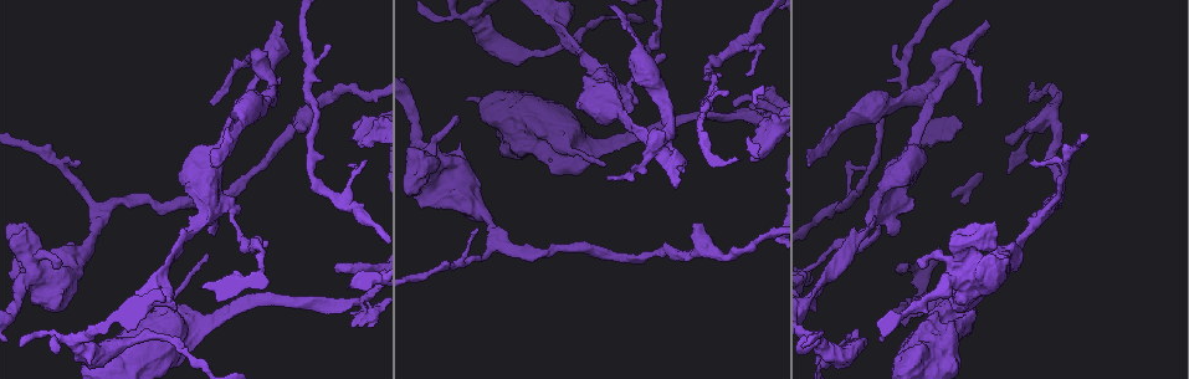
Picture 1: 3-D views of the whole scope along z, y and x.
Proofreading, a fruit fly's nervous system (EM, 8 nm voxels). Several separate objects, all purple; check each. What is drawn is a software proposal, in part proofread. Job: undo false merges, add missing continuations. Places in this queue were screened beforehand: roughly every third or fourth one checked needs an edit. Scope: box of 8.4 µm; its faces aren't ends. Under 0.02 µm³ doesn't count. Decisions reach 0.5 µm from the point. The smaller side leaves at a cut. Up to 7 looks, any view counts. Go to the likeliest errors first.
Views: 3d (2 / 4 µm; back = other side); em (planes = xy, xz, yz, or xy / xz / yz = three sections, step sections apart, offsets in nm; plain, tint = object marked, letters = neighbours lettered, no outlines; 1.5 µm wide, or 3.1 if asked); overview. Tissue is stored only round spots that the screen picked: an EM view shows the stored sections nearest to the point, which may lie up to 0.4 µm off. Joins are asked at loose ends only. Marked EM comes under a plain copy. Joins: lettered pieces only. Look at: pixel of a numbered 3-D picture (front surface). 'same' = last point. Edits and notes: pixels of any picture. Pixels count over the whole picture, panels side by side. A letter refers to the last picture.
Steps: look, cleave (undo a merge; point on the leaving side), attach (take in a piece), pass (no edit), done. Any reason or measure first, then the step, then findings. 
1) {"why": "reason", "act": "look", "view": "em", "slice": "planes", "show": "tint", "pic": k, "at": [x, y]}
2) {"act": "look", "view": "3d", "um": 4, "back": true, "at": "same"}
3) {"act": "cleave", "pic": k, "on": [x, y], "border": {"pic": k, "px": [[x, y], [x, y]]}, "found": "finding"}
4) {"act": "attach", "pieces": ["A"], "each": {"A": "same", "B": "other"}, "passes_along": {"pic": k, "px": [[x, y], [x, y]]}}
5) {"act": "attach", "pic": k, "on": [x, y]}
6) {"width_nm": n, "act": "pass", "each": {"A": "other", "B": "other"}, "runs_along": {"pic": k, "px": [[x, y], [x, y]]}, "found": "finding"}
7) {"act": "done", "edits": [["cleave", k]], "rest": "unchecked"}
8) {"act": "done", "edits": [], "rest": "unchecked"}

{"why": "arms part here", "act": "look", "view": "3d", "um": 2, "pic": 1, "at": [748, 116]}

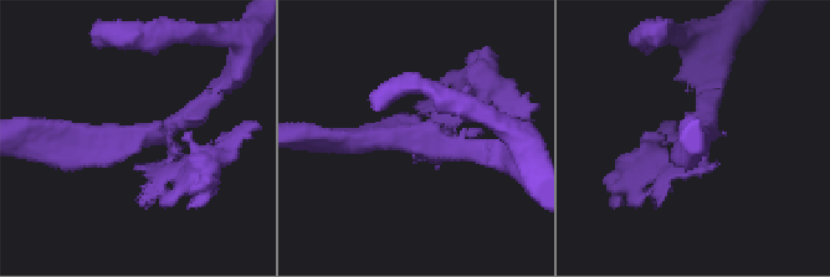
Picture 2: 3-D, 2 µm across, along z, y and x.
{"act": "look", "view": "em", "slice": "planes", "show": "letters", "pic": 2, "at": [139, 144]}

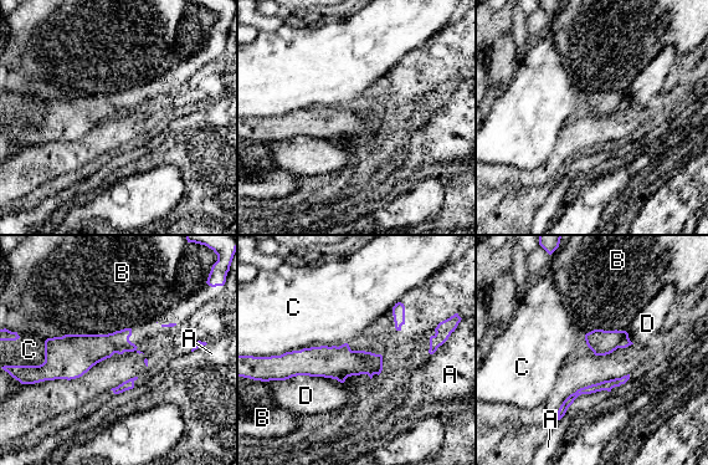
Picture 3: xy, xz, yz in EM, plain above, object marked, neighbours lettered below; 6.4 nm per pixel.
{"width_nm": 160, "act": "pass", "each": {"A": "other", "B": "other", "C": "other", "D": "other"}, "border": {"pic": 3, "px": [[347, 342], [258, 357]]}, "found": "all the same cell"}

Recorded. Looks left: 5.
{"why": "side arm on a straight run", "act": "look", "view": "3d", "um": 4, "pic": 1, "at": [261, 75]}

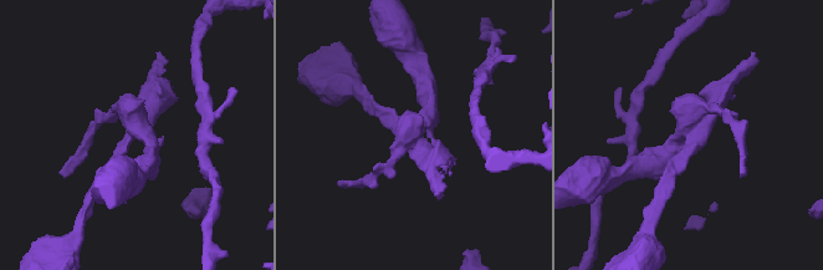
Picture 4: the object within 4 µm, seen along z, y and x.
{"why": "need the tissue", "act": "look", "view": "em", "slice": "xy", "step": 4, "show": "tint", "pic": 4, "at": [132, 131]}

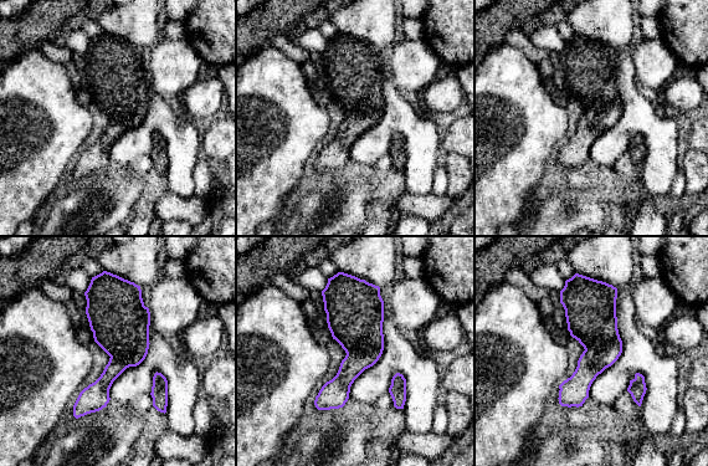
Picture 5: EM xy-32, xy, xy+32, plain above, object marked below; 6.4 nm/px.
{"why": "see the neighbours", "act": "look", "view": "em", "slice": "xy", "step": 4, "show": "letters", "at": "same"}

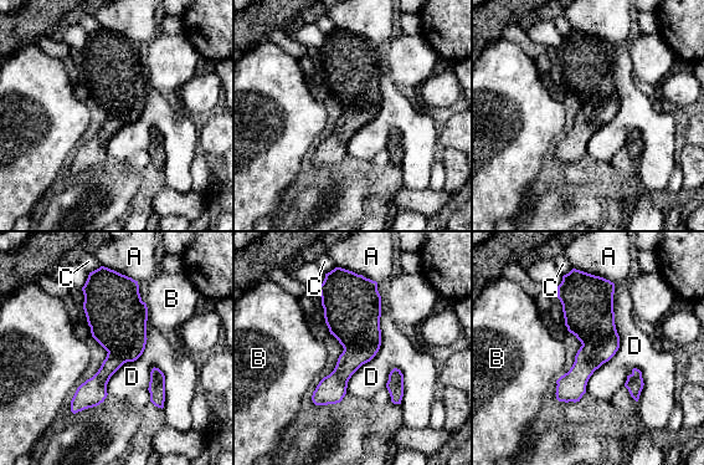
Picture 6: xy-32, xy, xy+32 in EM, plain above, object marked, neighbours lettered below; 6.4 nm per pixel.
{"width_nm": 260, "act": "cleave", "pic": 6, "on": [352, 310], "each": {"A": "other", "B": "other", "C": "other", "D": "other"}, "border": {"pic": 6, "px": [[378, 347], [349, 346], [344, 349]]}, "found": "a second cell is stuck on"}

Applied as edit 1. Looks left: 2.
{"why": "a narrow waist", "act": "look", "view": "em", "slice": "yz", "step": 4, "show": "tint", "pic": 1, "at": [257, 170]}

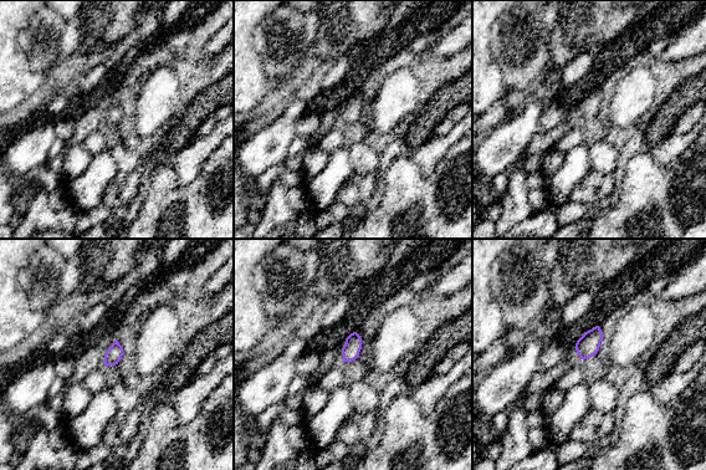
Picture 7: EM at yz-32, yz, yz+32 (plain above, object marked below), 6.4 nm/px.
{"why": "another direction", "act": "look", "view": "em", "slice": "planes", "show": "letters", "at": "same"}

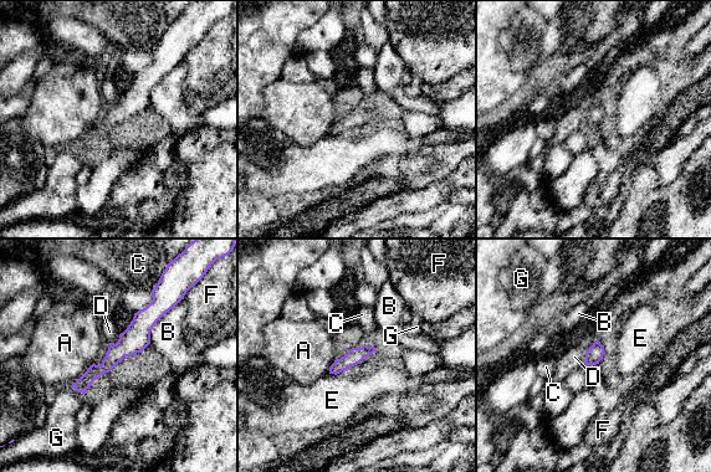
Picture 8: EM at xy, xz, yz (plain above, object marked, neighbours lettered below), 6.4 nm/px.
{"act": "pass", "each": {"A": "other", "B": "other", "C": "other", "D": "other", "E": "other", "F": "other", "G": "other"}, "border": {"pic": 8, "px": [[597, 339], [587, 350], [584, 363]]}, "found": "one cell here"}

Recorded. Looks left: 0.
{"act": "done", "edits": [["cleave", 6]], "rest": "unchecked"}

